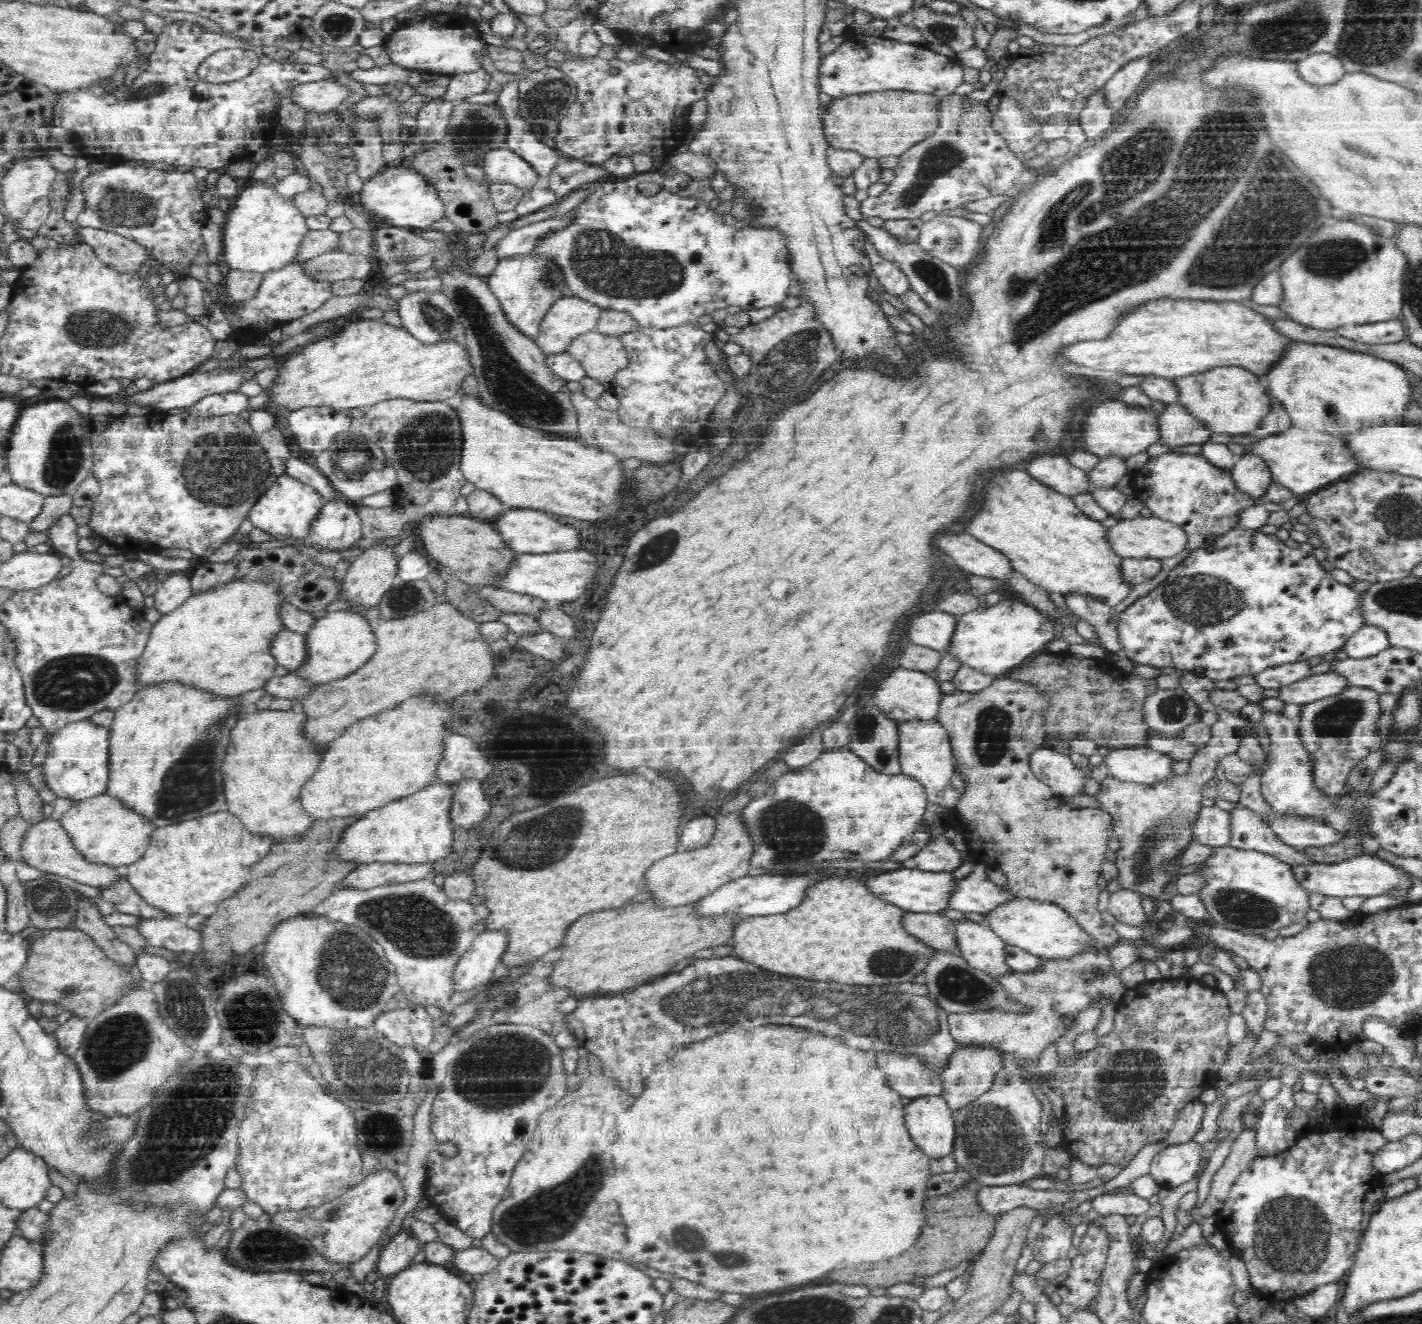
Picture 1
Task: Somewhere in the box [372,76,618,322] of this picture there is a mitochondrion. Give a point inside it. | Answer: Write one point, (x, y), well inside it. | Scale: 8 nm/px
(476, 128)

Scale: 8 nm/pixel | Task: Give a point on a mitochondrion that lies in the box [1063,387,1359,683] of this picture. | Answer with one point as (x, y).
(1201, 599)

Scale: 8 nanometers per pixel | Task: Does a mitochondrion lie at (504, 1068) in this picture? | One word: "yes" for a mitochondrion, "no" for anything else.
yes

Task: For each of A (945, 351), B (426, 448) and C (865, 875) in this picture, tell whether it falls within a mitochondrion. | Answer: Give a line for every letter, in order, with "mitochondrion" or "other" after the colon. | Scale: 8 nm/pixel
A: other
B: mitochondrion
C: other

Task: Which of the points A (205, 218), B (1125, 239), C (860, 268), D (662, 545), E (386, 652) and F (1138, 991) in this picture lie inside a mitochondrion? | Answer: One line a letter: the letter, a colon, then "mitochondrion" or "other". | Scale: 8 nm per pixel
A: other
B: mitochondrion
C: other
D: mitochondrion
E: other
F: other

